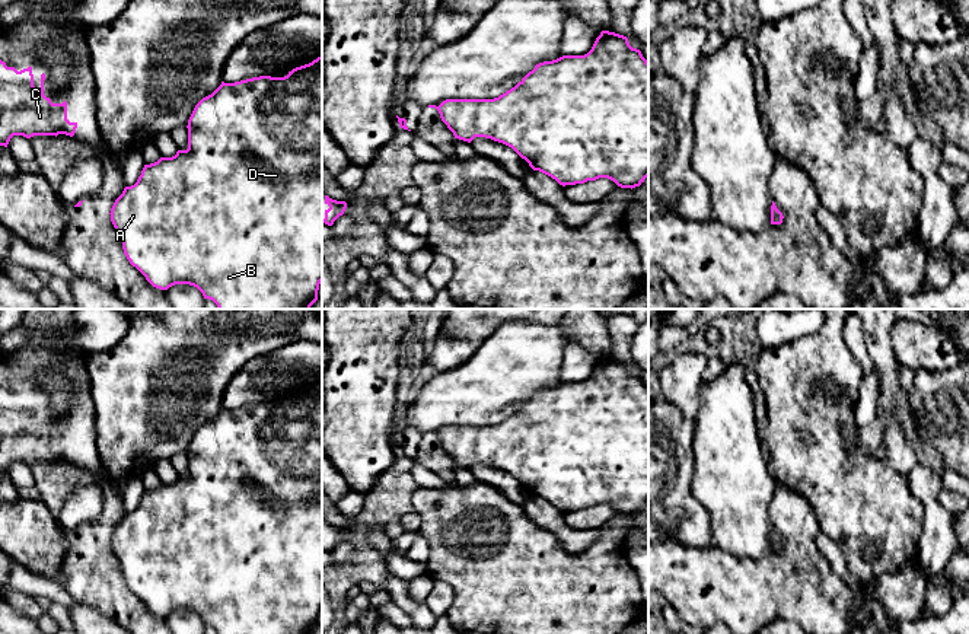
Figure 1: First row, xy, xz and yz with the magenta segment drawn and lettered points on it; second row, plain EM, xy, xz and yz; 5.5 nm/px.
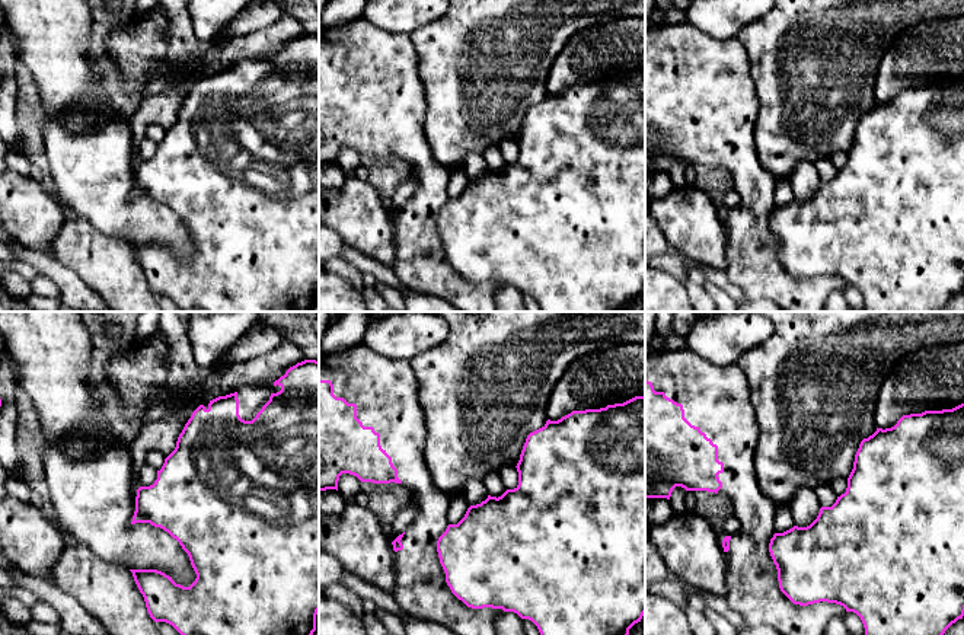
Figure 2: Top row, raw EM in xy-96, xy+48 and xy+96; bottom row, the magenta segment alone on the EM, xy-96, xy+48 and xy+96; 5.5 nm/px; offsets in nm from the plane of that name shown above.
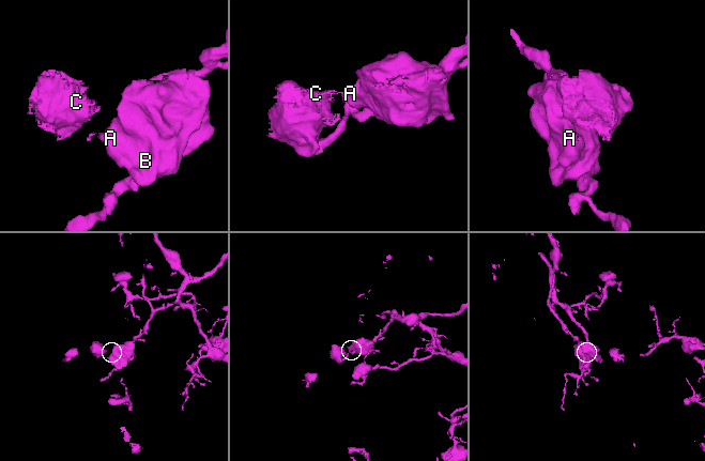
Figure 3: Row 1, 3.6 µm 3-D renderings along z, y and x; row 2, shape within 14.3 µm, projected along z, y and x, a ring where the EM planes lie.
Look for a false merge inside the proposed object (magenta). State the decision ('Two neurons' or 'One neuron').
Two neurons

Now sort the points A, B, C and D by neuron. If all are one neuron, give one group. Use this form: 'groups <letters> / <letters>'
groups A B D / C

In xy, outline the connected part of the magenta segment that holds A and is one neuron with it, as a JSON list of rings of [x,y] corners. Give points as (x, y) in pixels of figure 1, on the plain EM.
[[[322,382],[293,395],[284,404],[259,402],[235,410],[221,408],[211,421],[195,431],[187,455],[188,475],[144,491],[137,509],[125,513],[114,529],[111,548],[130,590],[153,614],[168,617],[175,611],[189,611],[217,634],[310,634],[318,627],[322,609]]]

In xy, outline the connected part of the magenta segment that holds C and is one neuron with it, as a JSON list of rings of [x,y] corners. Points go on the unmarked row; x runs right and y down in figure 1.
[[[0,386],[0,472],[7,474],[13,462],[31,465],[34,462],[58,462],[66,461],[73,463],[77,449],[67,446],[67,428],[52,430],[44,421],[45,401],[41,401],[41,414],[34,412],[32,394],[17,398],[15,394],[7,394]]]

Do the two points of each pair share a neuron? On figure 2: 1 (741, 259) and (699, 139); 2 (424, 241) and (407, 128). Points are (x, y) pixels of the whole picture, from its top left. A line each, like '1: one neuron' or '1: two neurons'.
1: one neuron
2: one neuron

